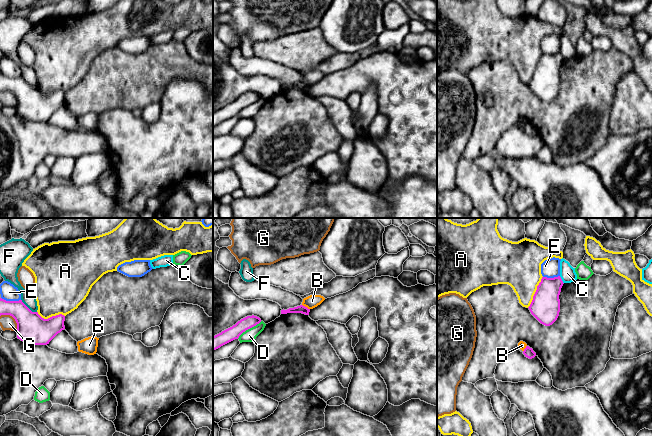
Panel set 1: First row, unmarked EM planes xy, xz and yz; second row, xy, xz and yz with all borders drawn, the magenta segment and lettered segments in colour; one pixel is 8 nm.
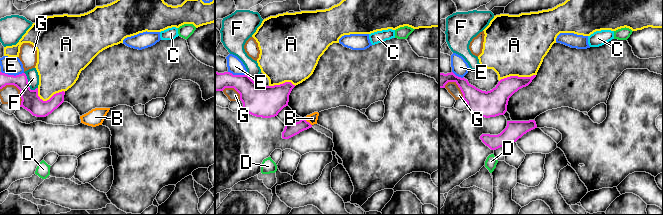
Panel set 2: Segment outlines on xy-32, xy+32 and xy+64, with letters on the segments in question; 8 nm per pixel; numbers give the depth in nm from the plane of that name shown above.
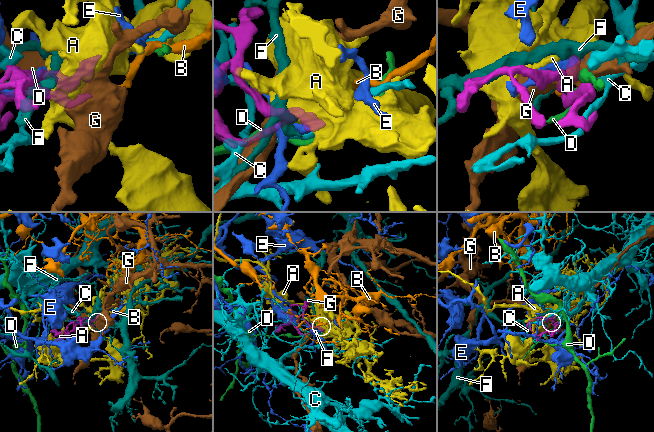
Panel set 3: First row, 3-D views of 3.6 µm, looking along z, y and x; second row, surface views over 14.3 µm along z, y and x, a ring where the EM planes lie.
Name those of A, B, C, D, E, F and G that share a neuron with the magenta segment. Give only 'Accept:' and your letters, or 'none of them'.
Accept: none of them

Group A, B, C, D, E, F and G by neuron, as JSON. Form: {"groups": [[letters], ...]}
{"groups": [["A"], ["B"], ["C"], ["D"], ["E"], ["F"], ["G"]]}

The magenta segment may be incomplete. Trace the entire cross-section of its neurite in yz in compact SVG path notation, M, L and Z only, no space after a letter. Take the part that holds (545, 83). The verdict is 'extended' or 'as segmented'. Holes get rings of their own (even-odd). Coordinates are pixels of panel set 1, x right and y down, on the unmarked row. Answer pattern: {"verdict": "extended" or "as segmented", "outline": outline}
{"verdict": "as segmented", "outline": "M560 52L542 53L528 83L531 90L543 101L550 102L558 94L560 88L559 71L563 62Z"}

